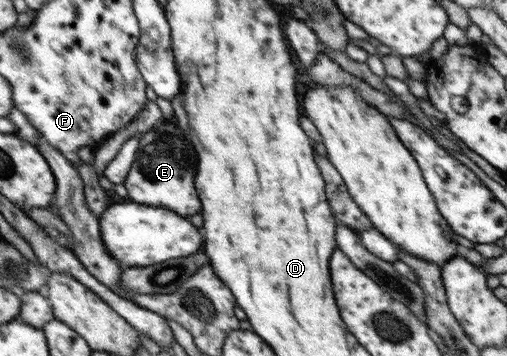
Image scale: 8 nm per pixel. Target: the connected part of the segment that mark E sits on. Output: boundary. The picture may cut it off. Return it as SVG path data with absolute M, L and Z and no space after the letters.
M161 119L155 127L140 137L136 161L133 162L124 181L128 201L140 205L153 205L175 211L177 216L189 217L201 211L201 201L197 199L195 176L198 155L190 137L182 131L177 119Z

